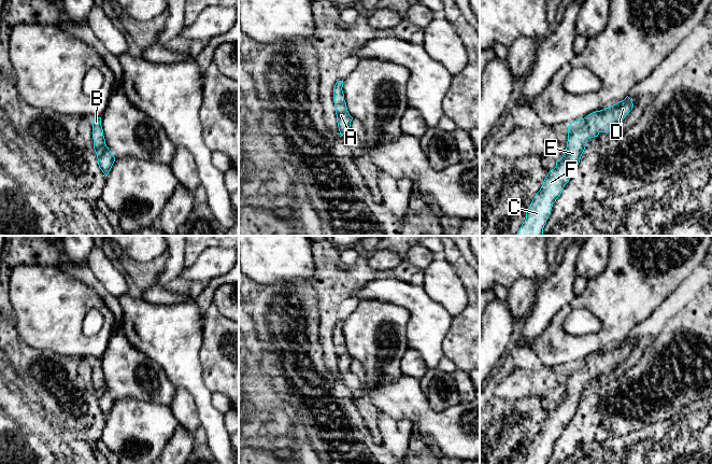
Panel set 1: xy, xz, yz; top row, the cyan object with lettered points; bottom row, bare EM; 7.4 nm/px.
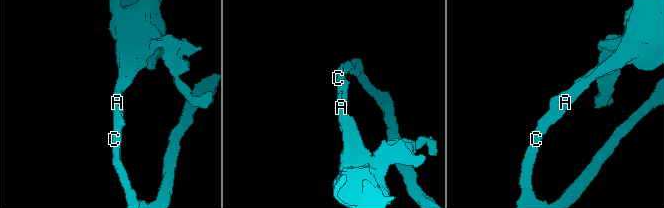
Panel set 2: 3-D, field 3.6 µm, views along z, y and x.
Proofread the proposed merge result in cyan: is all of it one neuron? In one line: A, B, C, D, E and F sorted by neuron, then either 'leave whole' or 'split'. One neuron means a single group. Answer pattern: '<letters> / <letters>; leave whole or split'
A B C D E F; leave whole

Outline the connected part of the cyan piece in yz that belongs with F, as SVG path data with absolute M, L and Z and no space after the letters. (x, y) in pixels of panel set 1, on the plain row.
M627 337L624 341L568 367L568 383L563 398L545 418L540 432L536 435L526 452L524 464L546 464L551 450L560 437L565 426L576 412L588 380L600 374L611 372L632 351L633 345Z

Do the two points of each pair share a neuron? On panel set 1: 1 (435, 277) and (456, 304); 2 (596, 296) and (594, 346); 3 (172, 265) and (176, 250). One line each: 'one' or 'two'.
1: one
2: one
3: one

